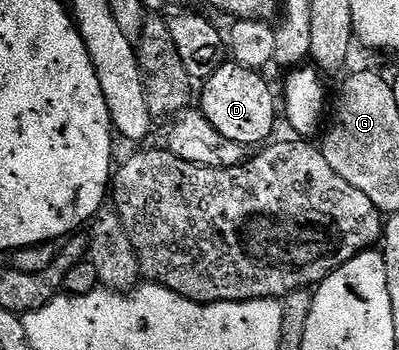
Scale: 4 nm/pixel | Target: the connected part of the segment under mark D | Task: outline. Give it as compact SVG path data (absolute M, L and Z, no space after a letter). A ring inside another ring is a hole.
M225 63L203 82L201 89L204 90L198 93L199 112L220 132L221 137L245 147L263 146L276 125L276 113L278 117L278 97L272 94L271 87L260 77L263 76L257 70Z

